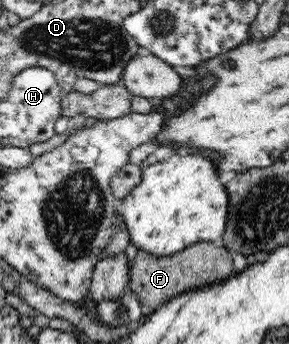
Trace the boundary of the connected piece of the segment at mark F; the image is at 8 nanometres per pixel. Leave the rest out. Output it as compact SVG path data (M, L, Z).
M207 241L192 244L181 252L173 256L165 256L165 258L155 258L141 250L129 265L128 271L128 289L141 303L145 316L173 298L197 289L211 287L212 284L234 276L230 251L220 243Z

